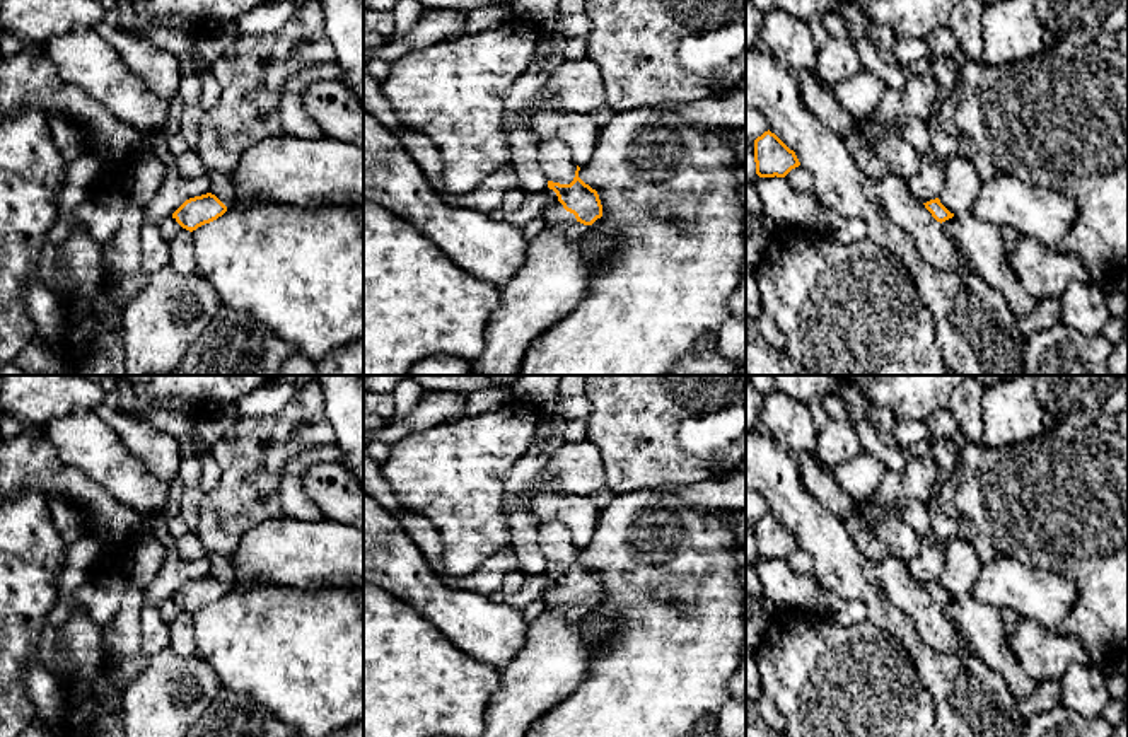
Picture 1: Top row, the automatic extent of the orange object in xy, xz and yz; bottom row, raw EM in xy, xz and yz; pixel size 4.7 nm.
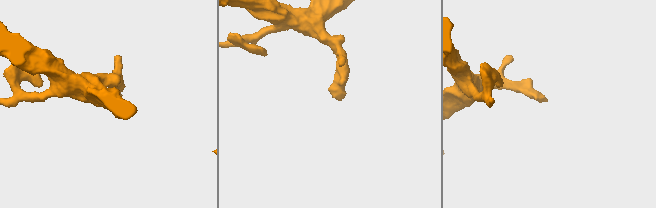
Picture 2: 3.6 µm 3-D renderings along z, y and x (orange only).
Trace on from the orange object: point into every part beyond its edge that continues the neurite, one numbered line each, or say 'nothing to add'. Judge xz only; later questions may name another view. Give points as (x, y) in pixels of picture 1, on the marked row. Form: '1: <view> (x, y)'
1: xz (555, 215)

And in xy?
1: xy (169, 227)

